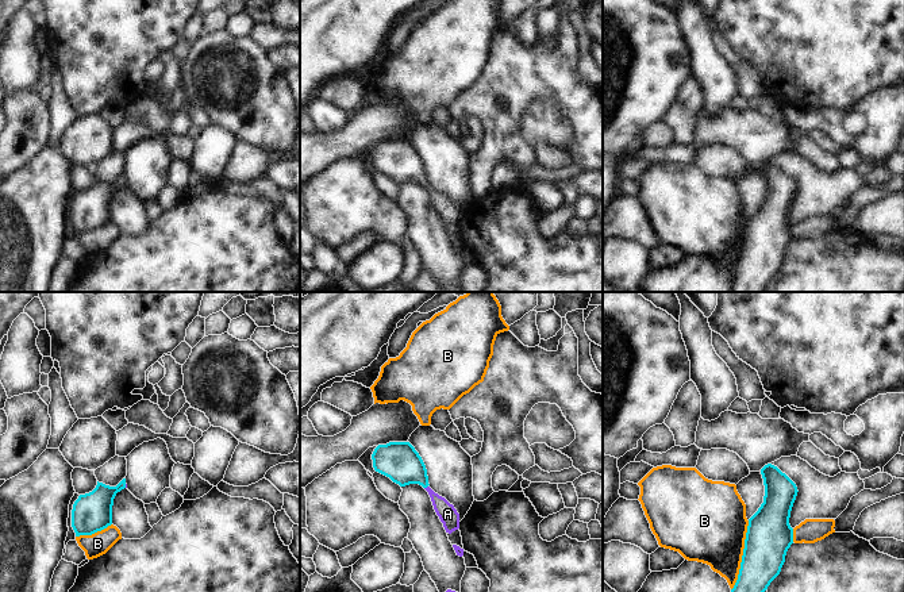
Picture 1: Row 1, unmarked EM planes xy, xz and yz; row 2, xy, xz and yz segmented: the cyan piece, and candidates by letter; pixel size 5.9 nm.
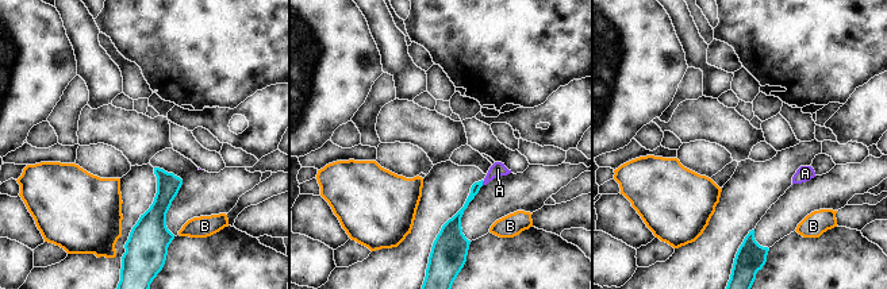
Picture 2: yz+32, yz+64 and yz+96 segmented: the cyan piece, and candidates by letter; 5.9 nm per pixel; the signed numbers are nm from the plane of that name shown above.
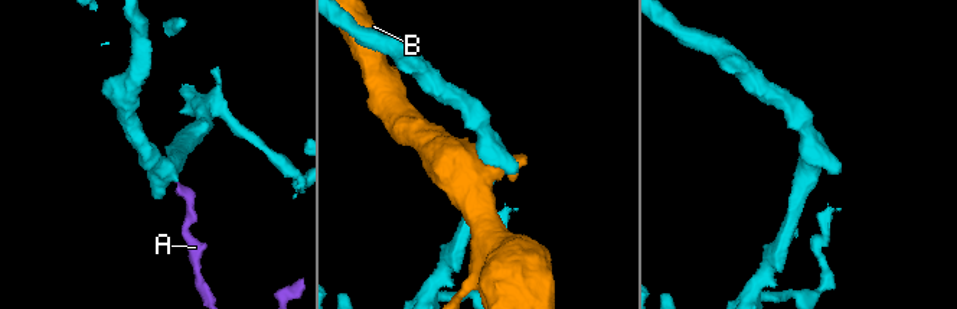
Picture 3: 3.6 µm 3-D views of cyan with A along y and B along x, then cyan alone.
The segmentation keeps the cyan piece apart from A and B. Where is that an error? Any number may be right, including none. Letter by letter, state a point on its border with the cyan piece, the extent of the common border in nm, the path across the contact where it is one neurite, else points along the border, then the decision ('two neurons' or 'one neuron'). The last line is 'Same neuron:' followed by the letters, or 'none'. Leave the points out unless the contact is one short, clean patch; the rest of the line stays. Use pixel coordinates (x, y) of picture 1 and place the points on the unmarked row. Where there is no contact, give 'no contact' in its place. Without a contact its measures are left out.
A: meets cyan in xz at (426, 184); contact 30 nm long; runs through xz (399, 158), (426, 184), (447, 211); one neuron
B: meets cyan in yz at (742, 253); contact 420 nm long; two neurons
Same neuron: A

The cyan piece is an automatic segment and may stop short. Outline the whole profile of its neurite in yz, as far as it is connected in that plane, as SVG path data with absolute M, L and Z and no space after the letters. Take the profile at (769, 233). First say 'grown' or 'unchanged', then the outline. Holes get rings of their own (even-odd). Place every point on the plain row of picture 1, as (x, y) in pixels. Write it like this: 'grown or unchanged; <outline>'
unchanged; M772 161L765 162L761 172L763 200L749 216L740 266L731 292L762 292L780 272L793 241L789 215L797 184Z

